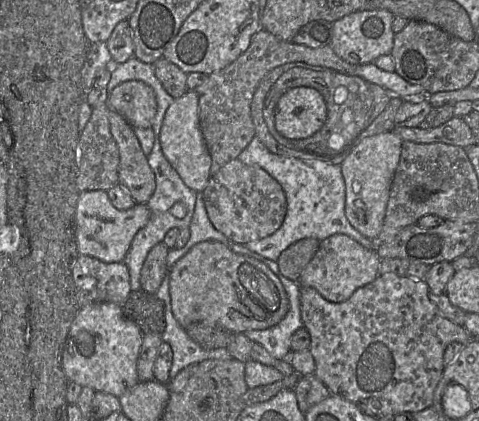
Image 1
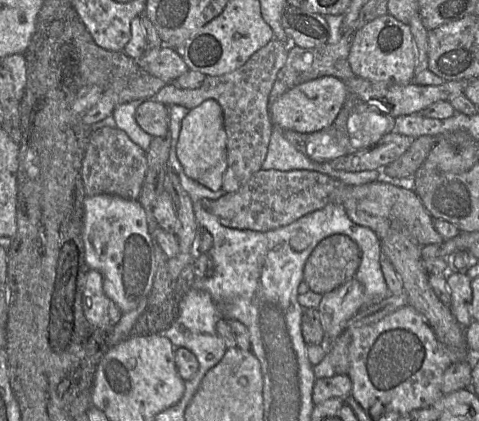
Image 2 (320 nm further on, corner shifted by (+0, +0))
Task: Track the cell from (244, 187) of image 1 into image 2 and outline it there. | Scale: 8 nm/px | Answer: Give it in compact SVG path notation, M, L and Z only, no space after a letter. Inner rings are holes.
M260 169L239 190L212 201L209 211L225 227L267 232L331 203L342 205L354 223L372 229L380 239L388 234L391 222L396 222L421 246L445 241L435 229L433 217L411 188L411 179L409 182L378 180L354 186L315 171Z

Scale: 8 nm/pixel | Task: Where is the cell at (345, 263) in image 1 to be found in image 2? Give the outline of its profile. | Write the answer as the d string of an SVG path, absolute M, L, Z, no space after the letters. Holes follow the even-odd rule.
M354 277L342 286L325 293L317 307L326 339L334 340L347 322L364 306L364 289Z

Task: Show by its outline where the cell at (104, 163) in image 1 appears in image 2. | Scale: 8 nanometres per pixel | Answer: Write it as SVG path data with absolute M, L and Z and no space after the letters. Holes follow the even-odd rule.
M104 127L91 132L82 164L82 180L87 196L116 195L138 200L147 172L147 152L138 147L121 129Z

